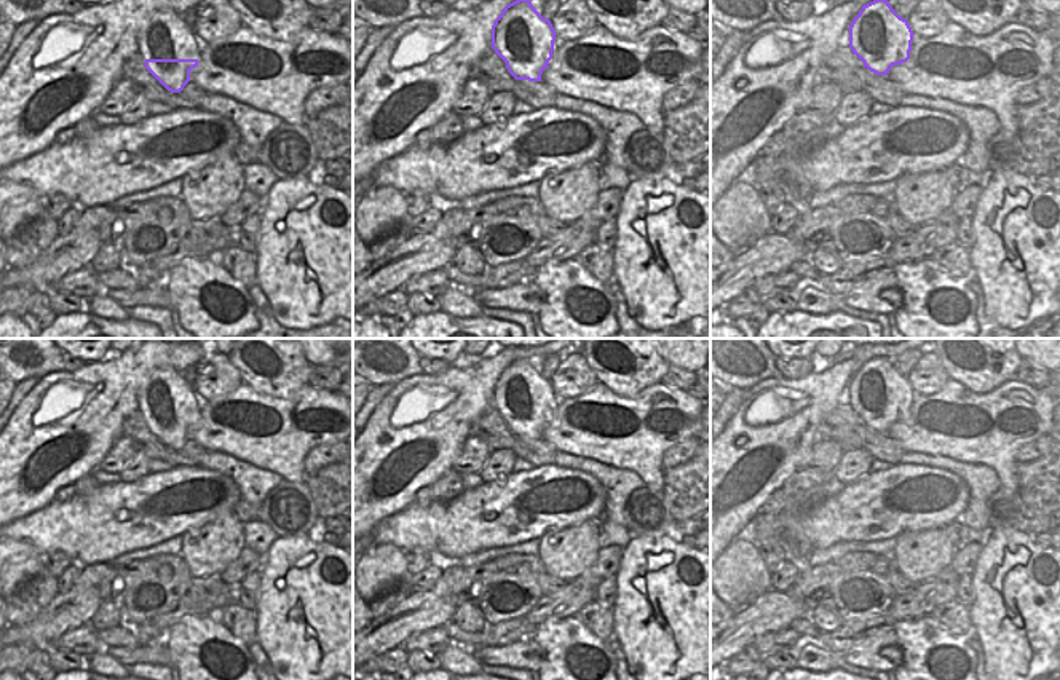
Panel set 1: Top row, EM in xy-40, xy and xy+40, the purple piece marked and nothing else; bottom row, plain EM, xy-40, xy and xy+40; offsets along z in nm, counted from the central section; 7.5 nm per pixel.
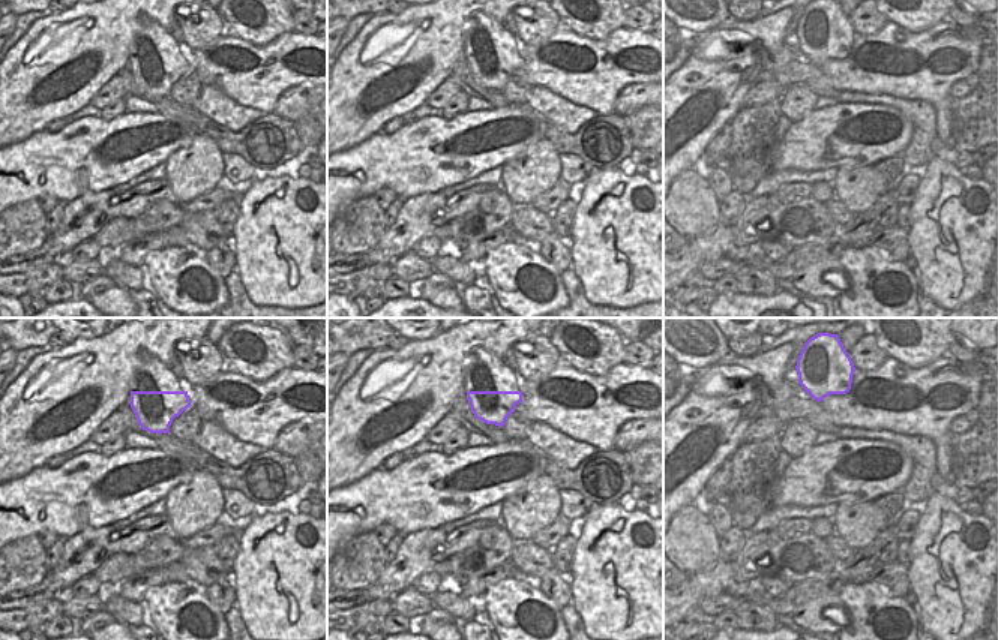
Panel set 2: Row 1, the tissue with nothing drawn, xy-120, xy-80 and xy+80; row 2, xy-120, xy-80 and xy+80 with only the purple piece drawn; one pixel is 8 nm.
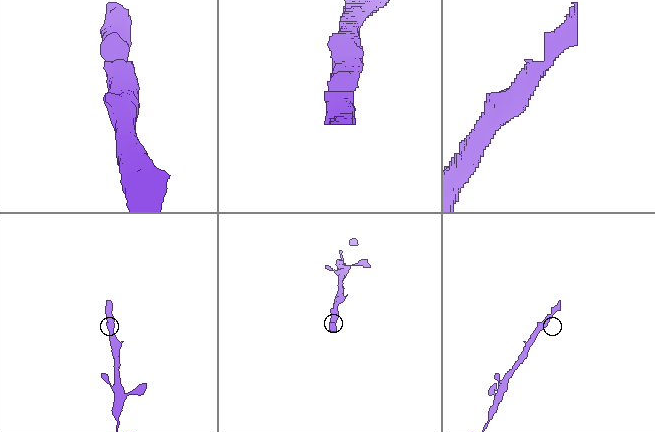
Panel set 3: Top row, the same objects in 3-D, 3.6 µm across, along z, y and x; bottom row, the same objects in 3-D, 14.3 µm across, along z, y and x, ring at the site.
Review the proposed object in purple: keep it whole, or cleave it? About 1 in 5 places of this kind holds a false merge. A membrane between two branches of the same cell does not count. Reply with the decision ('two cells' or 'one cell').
one cell

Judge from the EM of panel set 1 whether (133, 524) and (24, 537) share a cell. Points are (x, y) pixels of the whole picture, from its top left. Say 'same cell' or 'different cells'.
same cell

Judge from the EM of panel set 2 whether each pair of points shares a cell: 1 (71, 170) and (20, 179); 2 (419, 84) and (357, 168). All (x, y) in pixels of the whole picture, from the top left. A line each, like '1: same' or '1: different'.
1: same
2: different

